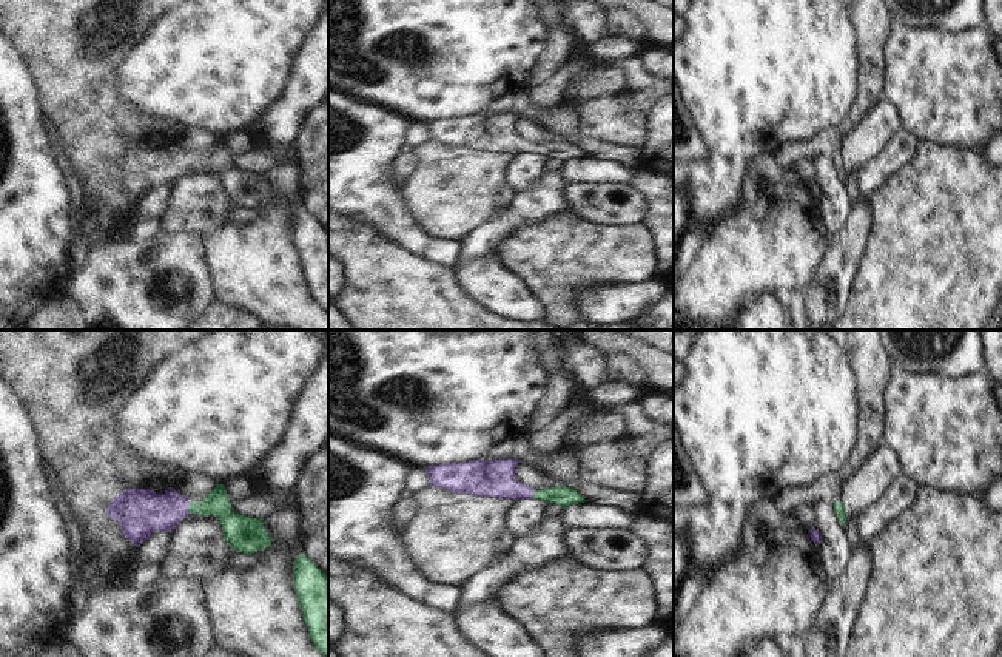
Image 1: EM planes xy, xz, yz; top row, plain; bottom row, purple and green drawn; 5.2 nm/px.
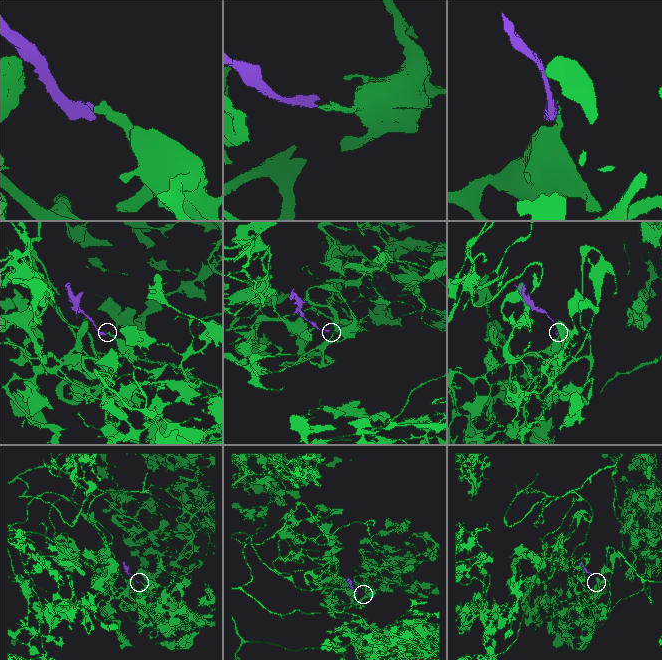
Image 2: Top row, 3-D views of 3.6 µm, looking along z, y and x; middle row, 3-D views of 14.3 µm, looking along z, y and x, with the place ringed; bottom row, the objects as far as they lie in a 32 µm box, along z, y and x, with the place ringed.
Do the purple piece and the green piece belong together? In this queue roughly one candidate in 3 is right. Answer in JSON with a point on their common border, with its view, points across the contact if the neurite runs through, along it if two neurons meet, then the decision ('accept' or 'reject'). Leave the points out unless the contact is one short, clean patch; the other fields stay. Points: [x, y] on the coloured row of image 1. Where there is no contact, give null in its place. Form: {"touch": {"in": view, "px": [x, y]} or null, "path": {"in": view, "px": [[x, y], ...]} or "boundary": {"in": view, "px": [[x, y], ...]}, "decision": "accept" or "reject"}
{"touch": {"in": "xy", "px": [187, 508]}, "path": {"in": "xy", "px": [[139, 512], [187, 508], [207, 508], [216, 503]]}, "decision": "accept"}

